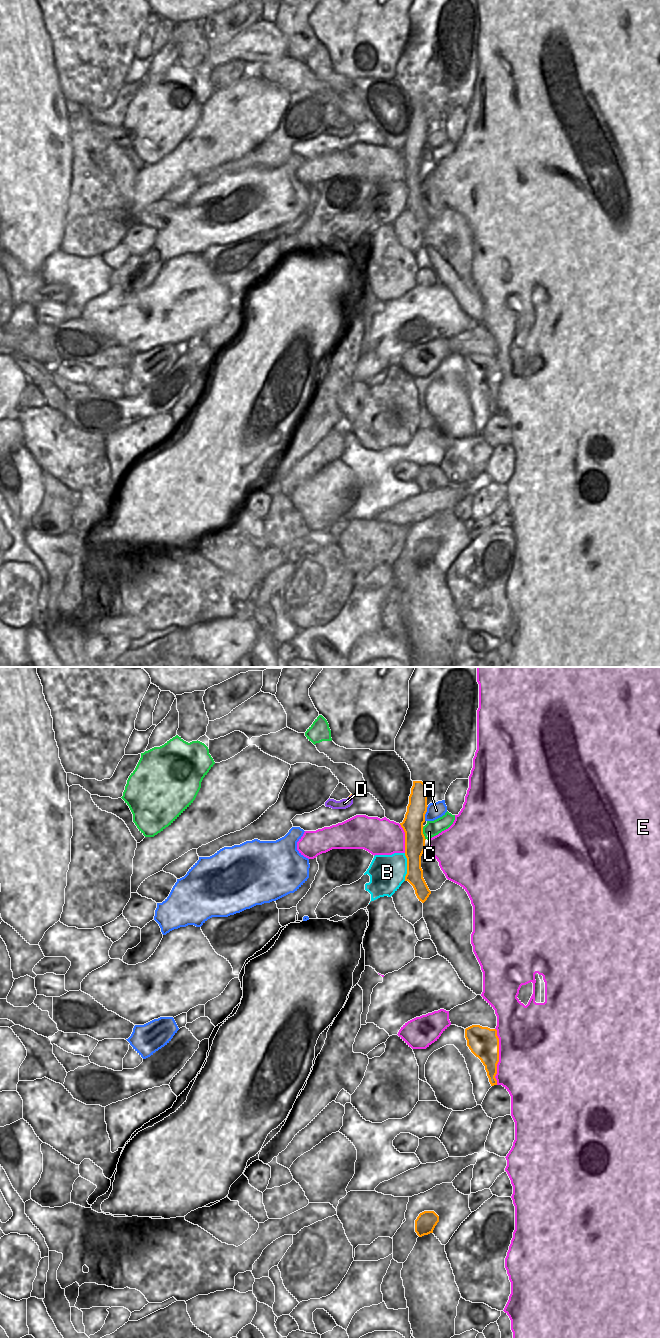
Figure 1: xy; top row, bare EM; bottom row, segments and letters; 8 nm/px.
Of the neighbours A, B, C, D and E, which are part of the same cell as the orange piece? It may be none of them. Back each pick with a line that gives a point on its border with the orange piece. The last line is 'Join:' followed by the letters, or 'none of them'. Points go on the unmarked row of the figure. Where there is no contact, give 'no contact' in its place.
D: contact xy (350, 123)
Join: D

